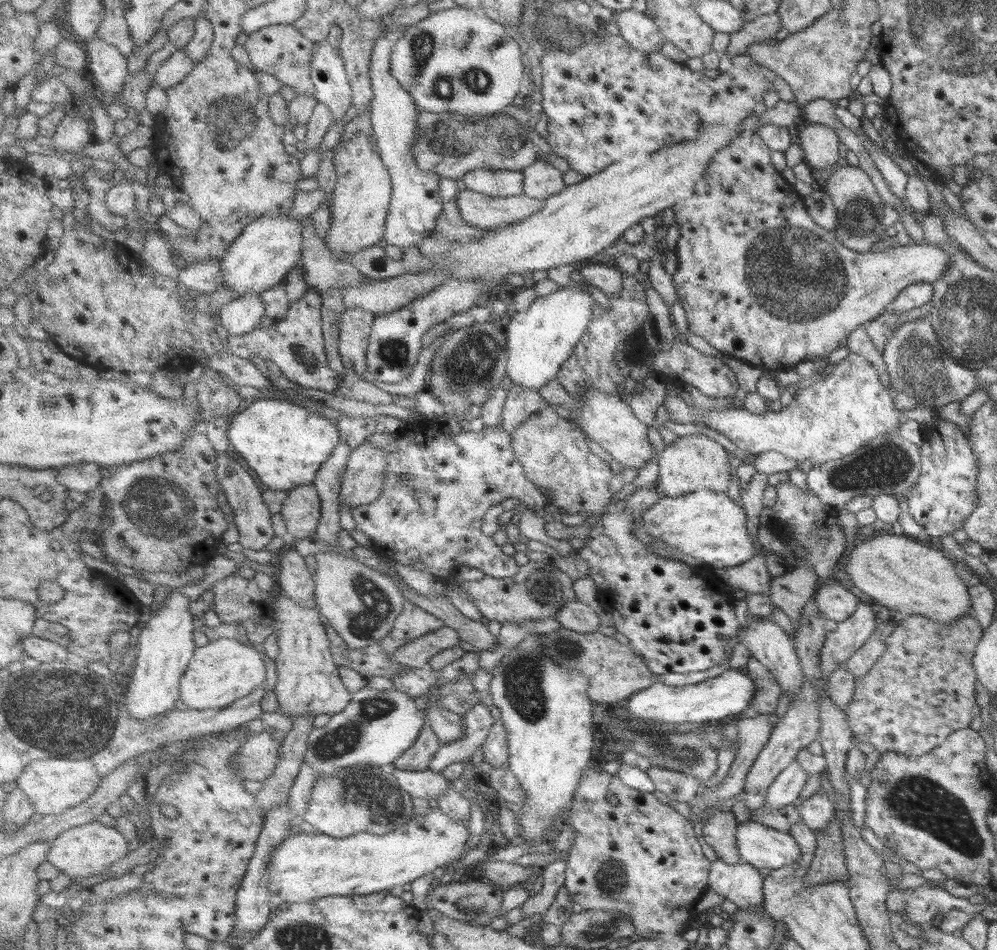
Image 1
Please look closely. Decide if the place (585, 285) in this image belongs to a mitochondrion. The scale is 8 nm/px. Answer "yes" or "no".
no

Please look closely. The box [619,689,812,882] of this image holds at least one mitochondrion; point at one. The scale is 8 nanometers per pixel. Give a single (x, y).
(684, 752)

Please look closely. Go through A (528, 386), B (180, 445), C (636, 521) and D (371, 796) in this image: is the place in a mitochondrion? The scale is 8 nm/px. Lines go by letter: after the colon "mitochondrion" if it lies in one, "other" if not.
A: other
B: other
C: other
D: mitochondrion

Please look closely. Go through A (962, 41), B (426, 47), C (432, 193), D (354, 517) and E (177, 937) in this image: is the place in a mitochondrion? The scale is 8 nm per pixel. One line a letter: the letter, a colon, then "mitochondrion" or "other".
A: mitochondrion
B: mitochondrion
C: other
D: other
E: other

